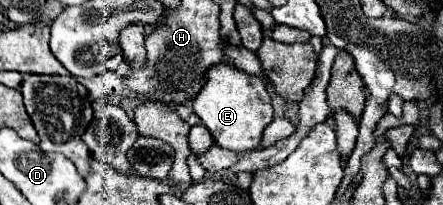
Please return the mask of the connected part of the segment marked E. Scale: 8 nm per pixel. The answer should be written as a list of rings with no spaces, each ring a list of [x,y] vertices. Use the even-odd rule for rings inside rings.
[[[215,65],[209,69],[205,89],[197,95],[193,109],[213,135],[215,143],[235,153],[257,149],[261,145],[263,129],[273,121],[273,107],[265,81],[261,81],[261,77],[249,77],[245,71],[231,65]]]

